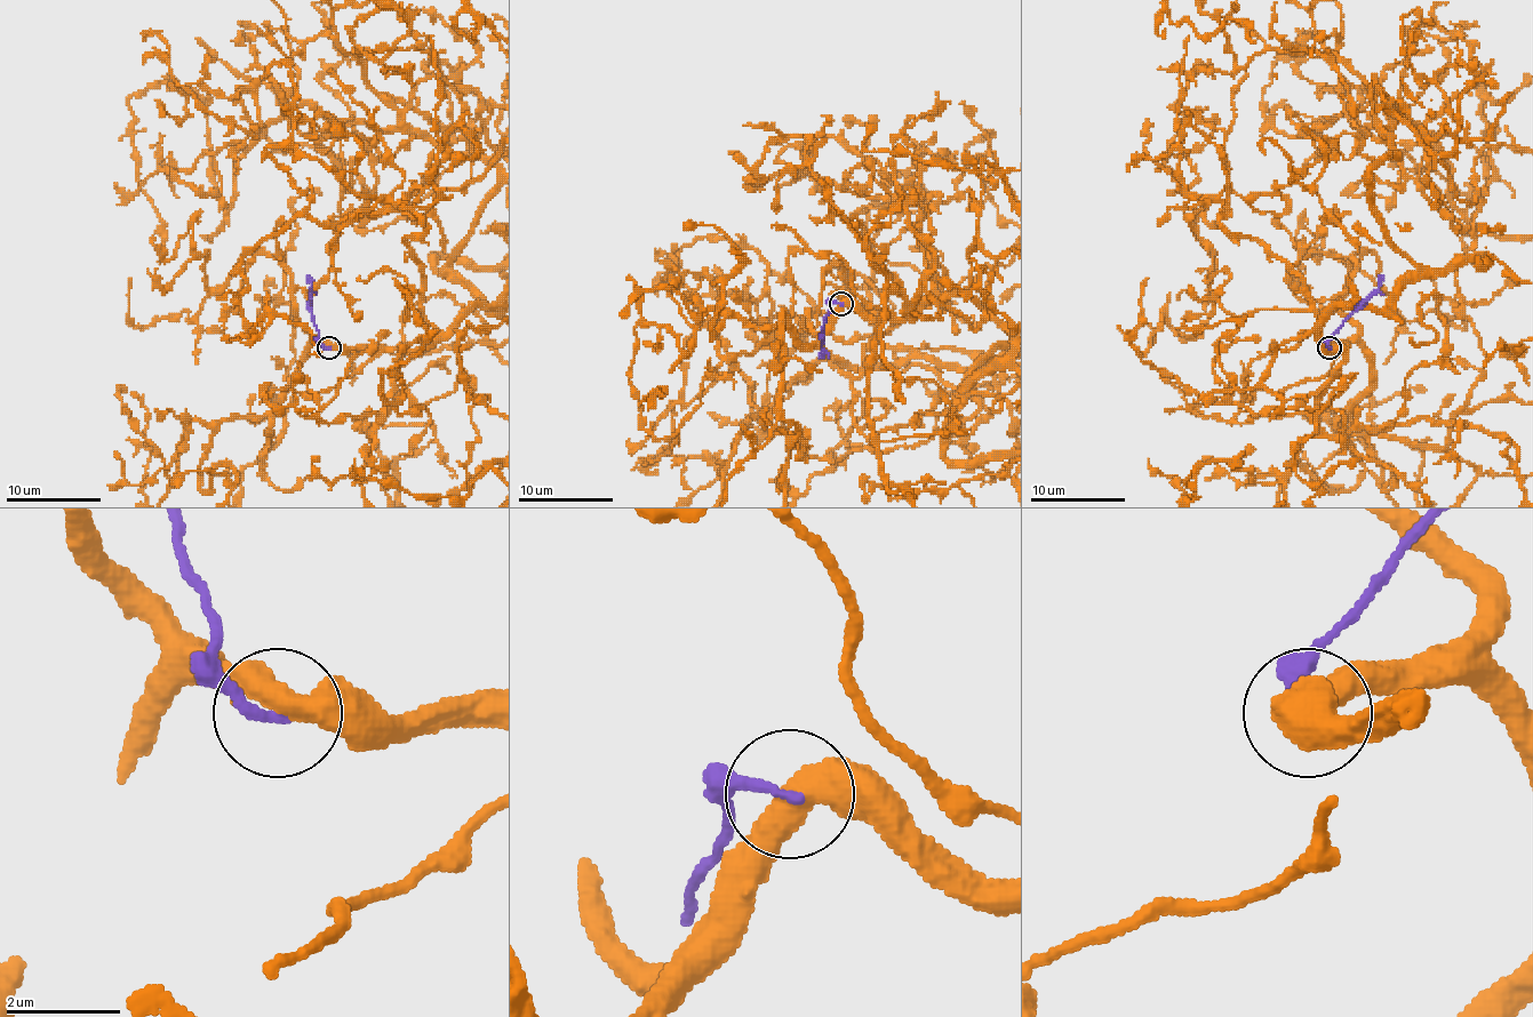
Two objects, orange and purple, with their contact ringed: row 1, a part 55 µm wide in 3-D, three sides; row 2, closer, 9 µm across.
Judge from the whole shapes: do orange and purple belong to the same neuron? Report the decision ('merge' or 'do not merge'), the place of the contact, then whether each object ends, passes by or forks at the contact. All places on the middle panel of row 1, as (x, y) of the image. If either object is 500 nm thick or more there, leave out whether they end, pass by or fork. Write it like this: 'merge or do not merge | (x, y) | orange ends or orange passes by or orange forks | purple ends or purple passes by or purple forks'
do not merge | (841, 304)

